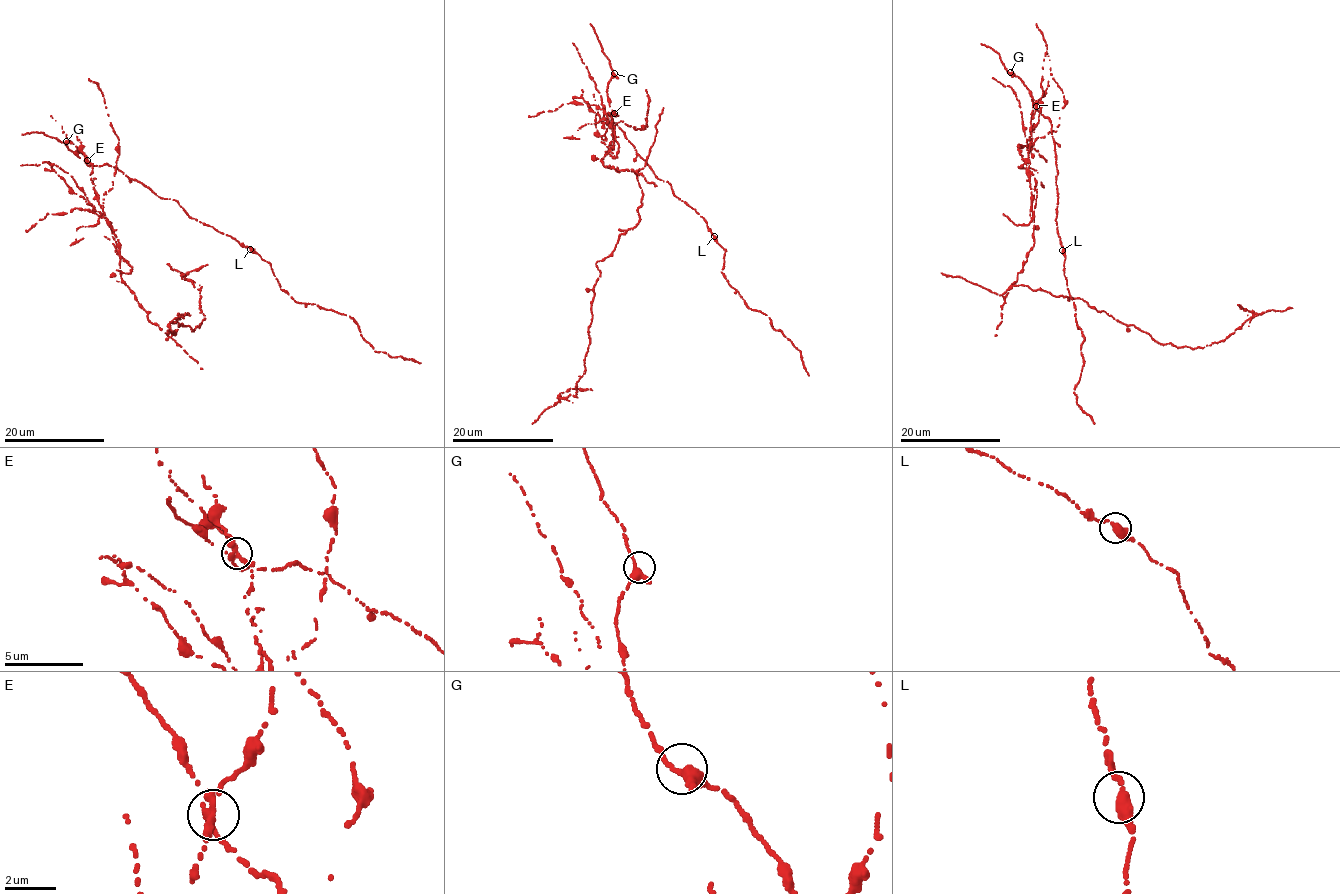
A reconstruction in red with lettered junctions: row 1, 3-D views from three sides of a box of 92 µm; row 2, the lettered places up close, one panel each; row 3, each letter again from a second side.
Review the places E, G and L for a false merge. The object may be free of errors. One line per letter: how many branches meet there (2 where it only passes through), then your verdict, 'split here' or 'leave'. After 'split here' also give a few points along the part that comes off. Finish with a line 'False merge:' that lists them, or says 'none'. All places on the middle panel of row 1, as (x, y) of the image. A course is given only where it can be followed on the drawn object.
E: 3 branches meet; split here; foreign part runs (613, 114), (601, 161), (638, 170), (642, 194), (638, 224), (595, 264), (584, 373), (558, 398), (592, 389)
G: 3 branches meet; leave
L: 2 branches meet; leave
False merge: E

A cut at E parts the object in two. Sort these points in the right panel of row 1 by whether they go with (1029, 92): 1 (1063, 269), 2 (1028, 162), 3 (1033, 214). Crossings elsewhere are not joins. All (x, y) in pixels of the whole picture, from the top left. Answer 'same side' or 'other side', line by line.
1: same side
2: other side
3: other side

